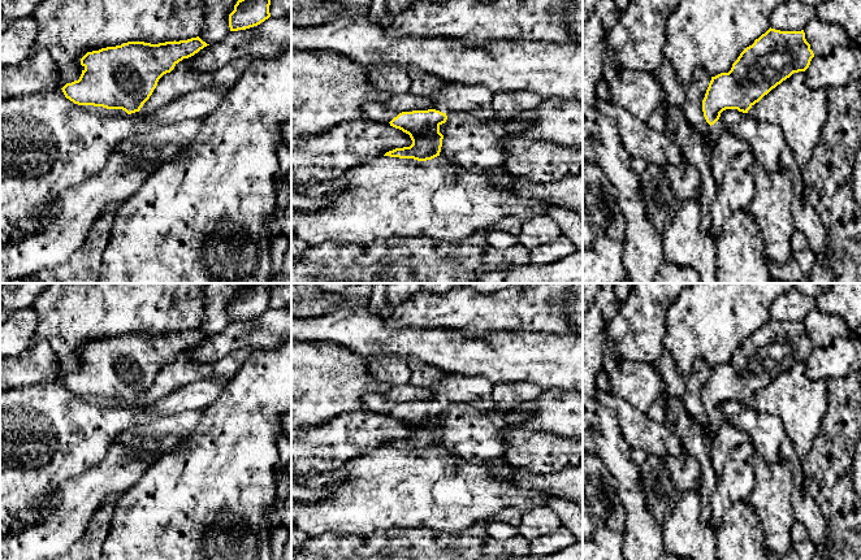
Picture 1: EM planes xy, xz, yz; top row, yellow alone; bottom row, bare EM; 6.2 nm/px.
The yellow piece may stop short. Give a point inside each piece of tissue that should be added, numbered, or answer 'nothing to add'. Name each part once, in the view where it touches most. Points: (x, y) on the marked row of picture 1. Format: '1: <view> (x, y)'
1: xz (475, 100)

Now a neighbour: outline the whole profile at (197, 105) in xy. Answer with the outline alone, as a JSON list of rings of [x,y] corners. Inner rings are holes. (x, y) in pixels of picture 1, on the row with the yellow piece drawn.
[[[205,87],[186,94],[156,112],[96,116],[65,97],[62,90],[39,92],[0,103],[0,246],[40,233],[59,195],[99,173],[121,142],[148,134],[153,126],[183,120],[202,121],[230,88]]]

